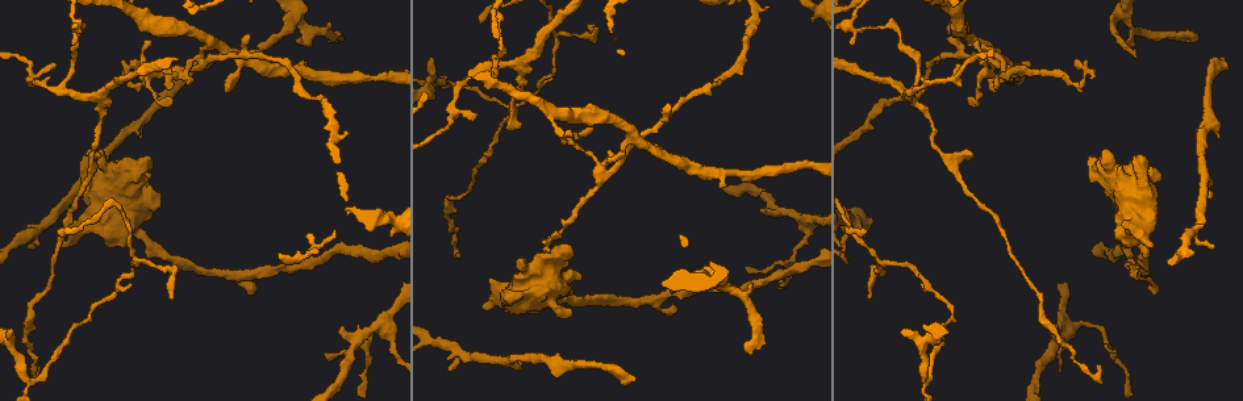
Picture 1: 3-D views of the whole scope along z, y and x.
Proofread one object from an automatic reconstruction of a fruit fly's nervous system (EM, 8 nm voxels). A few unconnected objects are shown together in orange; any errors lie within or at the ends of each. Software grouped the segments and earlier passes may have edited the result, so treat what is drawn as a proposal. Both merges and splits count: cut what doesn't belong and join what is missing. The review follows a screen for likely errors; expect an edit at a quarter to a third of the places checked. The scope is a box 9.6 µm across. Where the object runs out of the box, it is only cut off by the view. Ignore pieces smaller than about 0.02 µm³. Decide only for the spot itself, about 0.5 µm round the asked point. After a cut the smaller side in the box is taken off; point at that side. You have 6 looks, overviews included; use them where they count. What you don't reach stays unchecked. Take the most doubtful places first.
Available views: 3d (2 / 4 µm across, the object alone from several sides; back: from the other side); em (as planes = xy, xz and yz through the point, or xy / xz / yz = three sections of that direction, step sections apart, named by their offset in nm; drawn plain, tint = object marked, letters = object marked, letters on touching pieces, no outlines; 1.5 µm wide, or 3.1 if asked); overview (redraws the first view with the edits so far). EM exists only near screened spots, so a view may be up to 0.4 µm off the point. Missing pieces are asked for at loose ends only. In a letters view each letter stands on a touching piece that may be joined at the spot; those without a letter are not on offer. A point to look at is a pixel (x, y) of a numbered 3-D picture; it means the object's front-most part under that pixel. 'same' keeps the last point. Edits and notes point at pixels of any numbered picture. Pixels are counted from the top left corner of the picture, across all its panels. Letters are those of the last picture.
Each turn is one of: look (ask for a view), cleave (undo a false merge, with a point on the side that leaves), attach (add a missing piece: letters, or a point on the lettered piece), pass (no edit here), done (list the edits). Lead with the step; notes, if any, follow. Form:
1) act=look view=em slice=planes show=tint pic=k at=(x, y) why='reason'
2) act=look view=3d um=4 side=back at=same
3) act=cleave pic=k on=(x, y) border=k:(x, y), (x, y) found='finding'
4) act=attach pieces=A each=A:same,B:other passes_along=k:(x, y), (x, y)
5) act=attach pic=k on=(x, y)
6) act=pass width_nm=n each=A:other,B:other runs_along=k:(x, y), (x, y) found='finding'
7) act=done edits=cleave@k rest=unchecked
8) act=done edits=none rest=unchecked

act=look view=3d um=4 pic=1 at=(635, 377) why='branch stops here'

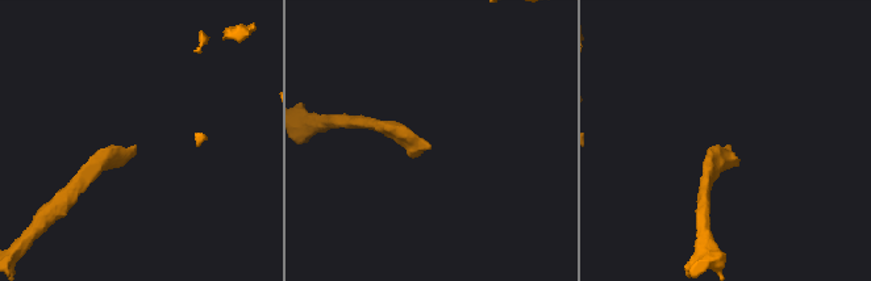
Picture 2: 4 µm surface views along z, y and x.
act=look view=em slice=planes show=letters pic=2 at=(728, 145) why='now the EM'

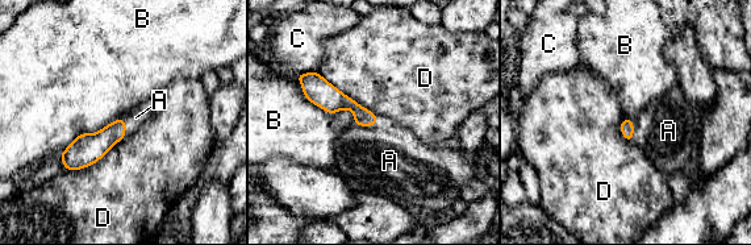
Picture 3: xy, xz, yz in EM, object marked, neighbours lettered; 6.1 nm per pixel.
act=attach pieces=A each=A:same,B:other,C:other,D:other passes_along=3:(337, 100), (368, 125), (388, 160) found='it goes on there'

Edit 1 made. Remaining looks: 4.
act=look view=overview

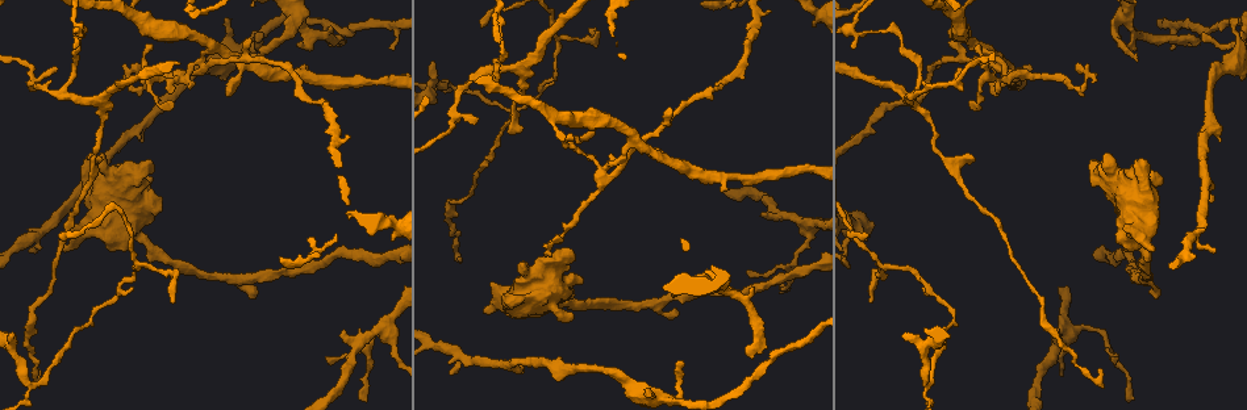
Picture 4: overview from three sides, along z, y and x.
act=look view=em slice=planes show=plain pic=4 at=(503, 34) why='sharp bend'

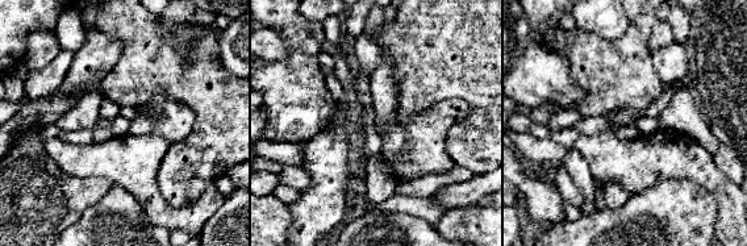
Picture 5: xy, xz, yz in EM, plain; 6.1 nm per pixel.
act=look view=em slice=planes show=letters at=same

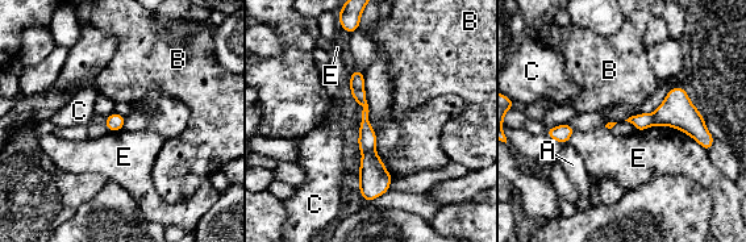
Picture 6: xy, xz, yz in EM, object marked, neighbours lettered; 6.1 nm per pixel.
act=cleave pic=6 on=(374, 178) width_nm=70 each=A:other,B:other,C:other,E:other border=6:(374, 149), (363, 154) found='a second neuron is stuck on'

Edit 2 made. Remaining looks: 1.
act=look view=em slice=planes show=letters pic=4 at=(560, 39)

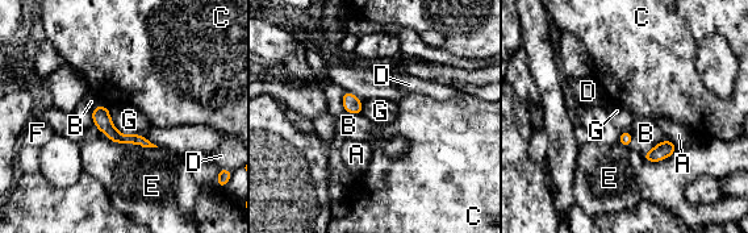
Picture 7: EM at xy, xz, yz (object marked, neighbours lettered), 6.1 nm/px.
act=pass width_nm=30 each=A:other,B:other,C:other,D:other,E:other,F:other,G:other runs_along=7:(96, 111), (118, 138), (146, 144) found='continuous, no second neuron'

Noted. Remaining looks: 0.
act=done edits=attach@3,cleave@6 rest=unchecked

